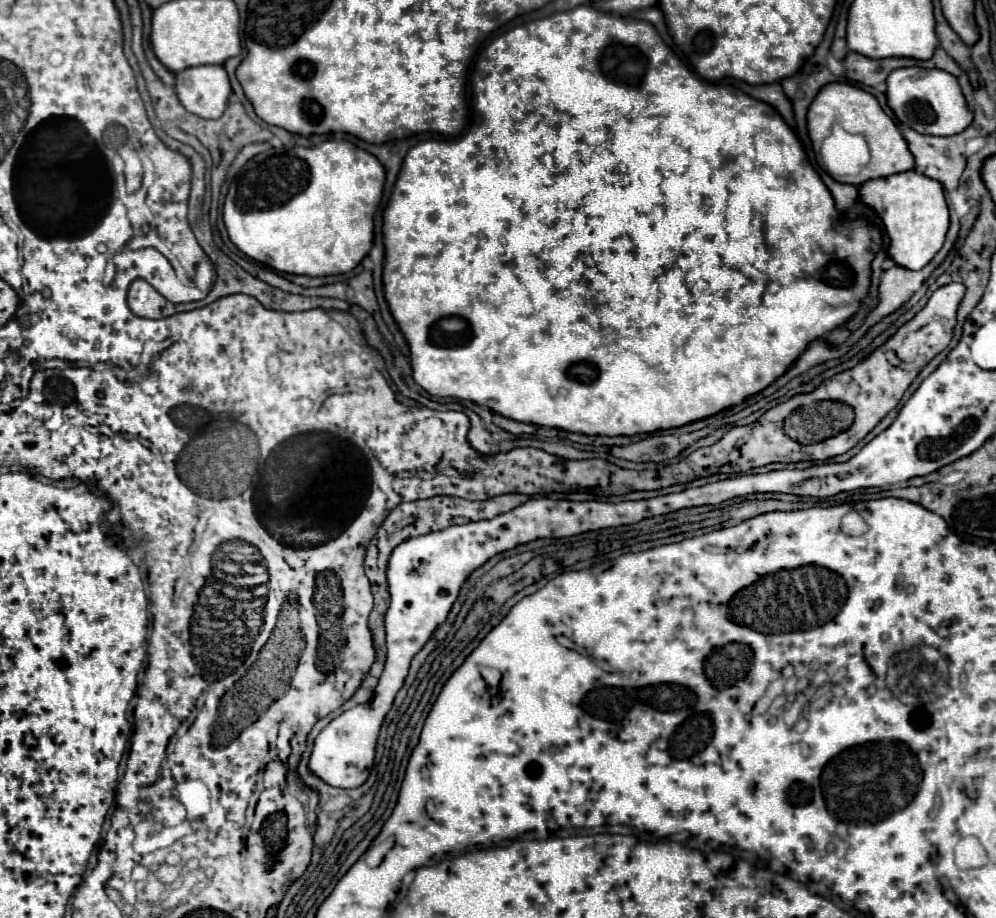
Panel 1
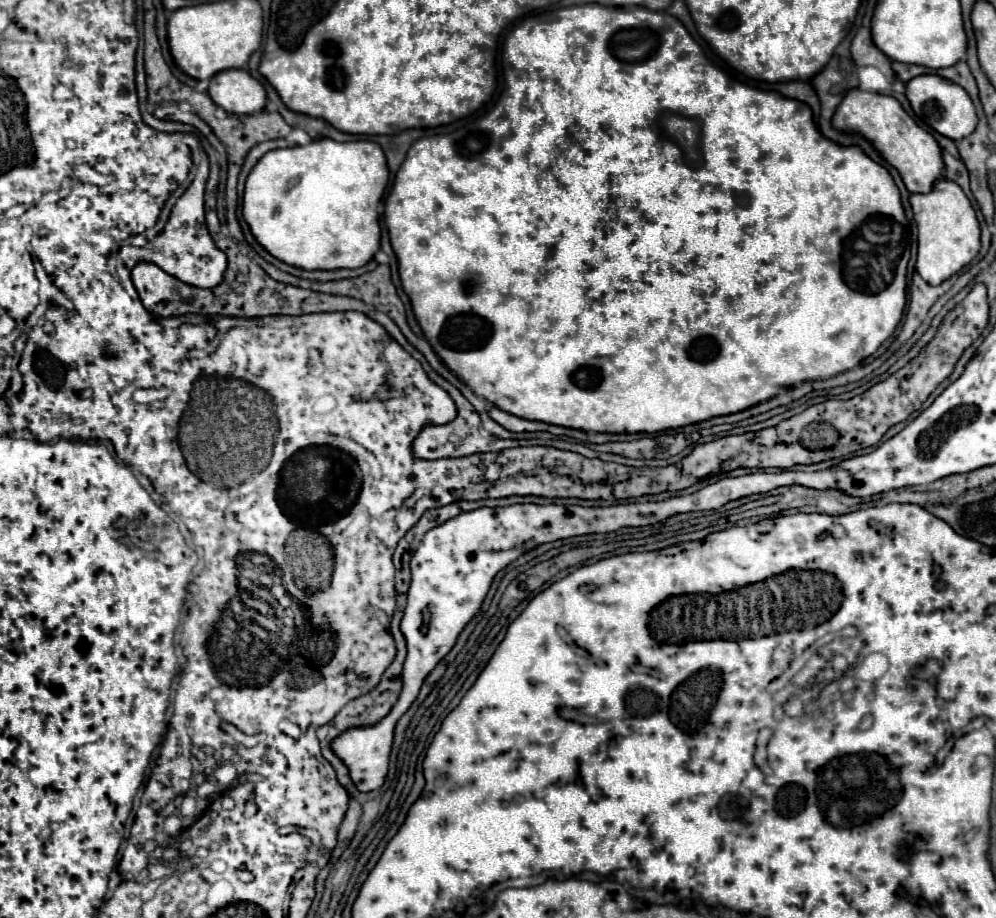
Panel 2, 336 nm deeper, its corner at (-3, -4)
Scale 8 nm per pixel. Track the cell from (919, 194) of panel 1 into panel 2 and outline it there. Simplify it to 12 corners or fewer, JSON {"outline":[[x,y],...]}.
{"outline":[[948,179],[910,197],[916,271],[940,285],[980,251],[972,203]]}

